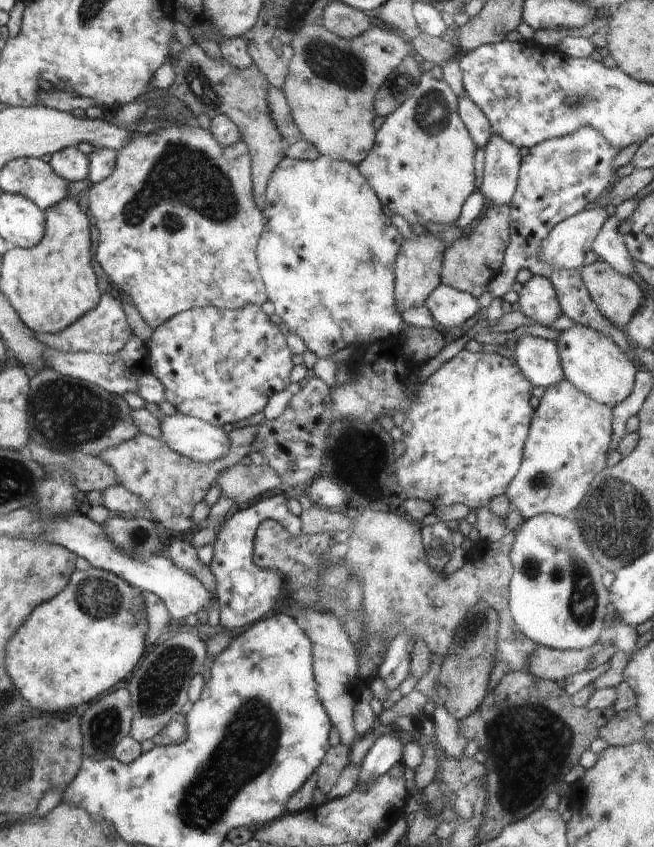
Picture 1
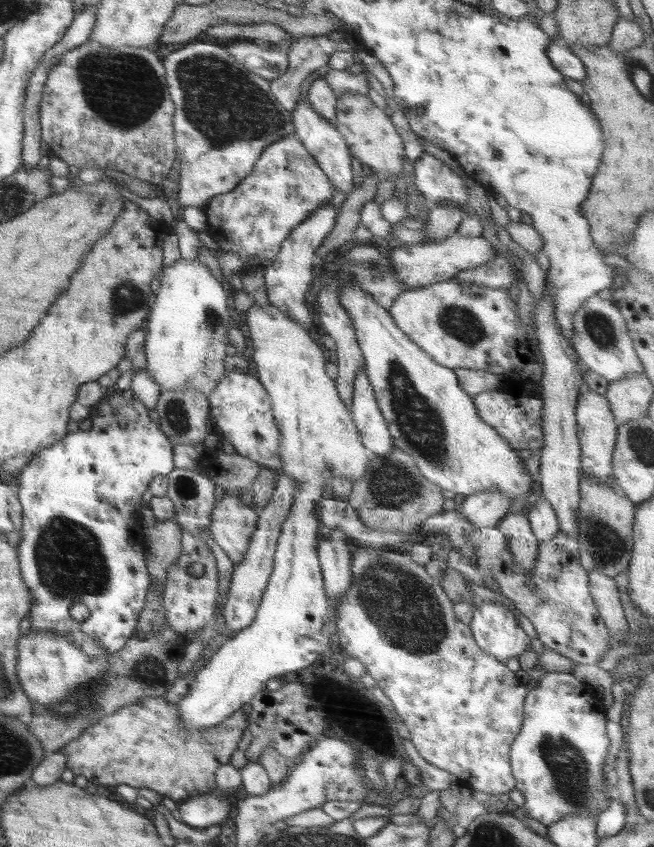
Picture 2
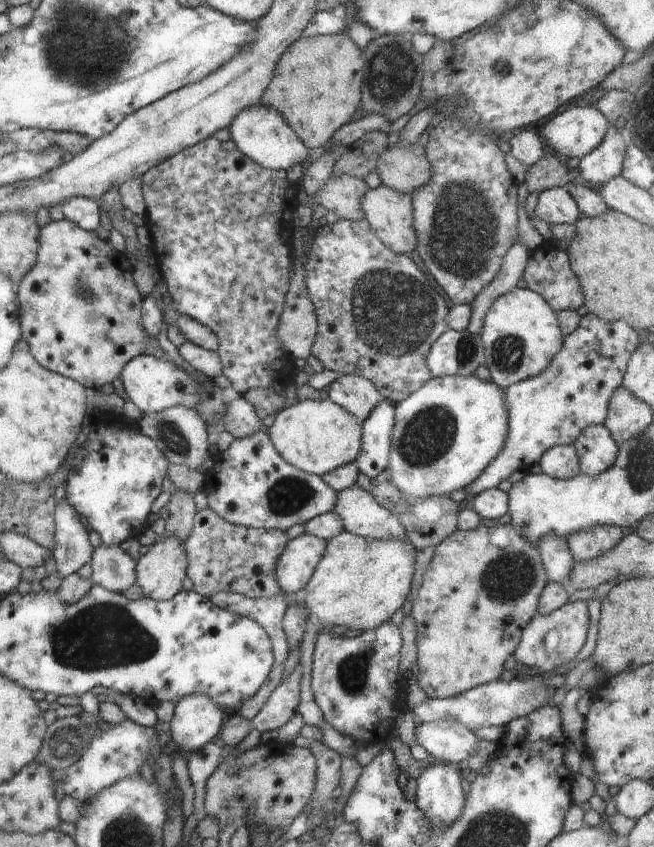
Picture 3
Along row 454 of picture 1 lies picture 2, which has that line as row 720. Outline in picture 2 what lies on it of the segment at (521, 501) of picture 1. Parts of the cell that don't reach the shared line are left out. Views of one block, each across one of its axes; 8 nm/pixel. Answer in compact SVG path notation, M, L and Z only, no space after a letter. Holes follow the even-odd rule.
M546 672L537 686L527 692L523 702L523 723L509 750L515 789L524 796L521 814L535 818L548 828L559 818L575 815L577 810L590 813L591 808L592 814L598 816L612 802L614 793L607 788L603 776L610 746L606 709L593 684L580 682L568 672Z

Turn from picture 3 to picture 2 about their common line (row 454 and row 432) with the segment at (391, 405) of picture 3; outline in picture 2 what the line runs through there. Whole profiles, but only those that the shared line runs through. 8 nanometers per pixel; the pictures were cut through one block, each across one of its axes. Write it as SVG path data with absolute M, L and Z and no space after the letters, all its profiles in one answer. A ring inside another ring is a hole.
M358 371L353 382L351 417L362 444L372 455L389 455L395 444L376 399L365 371Z

